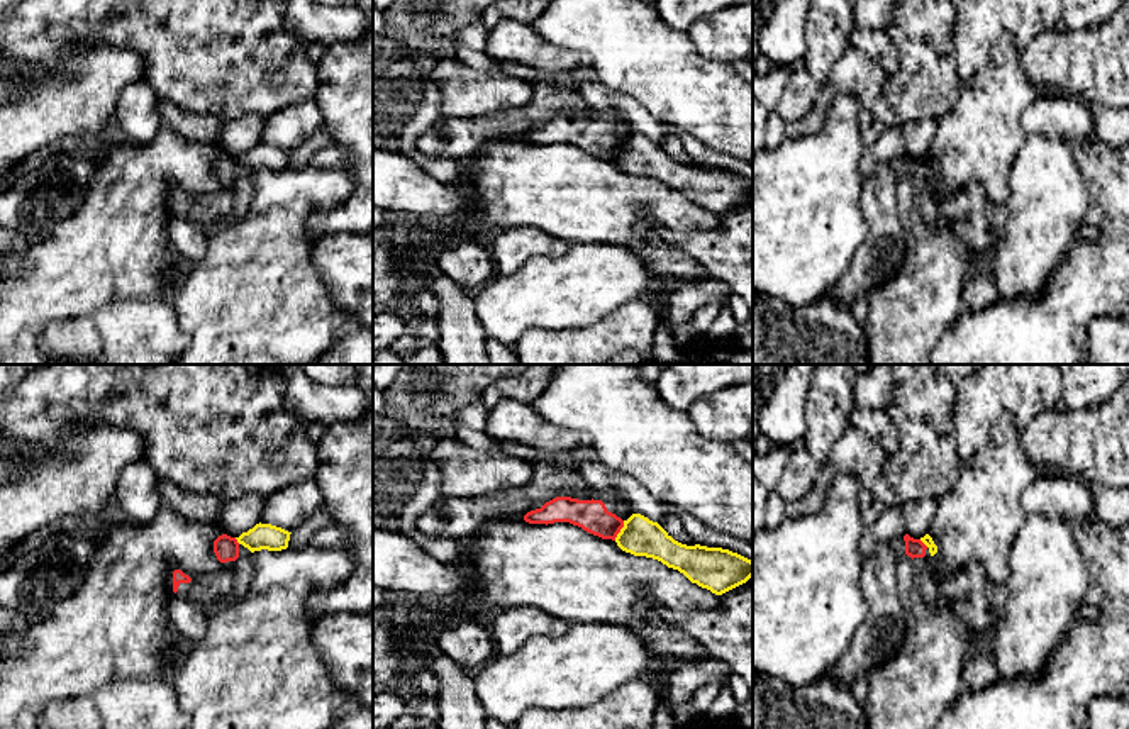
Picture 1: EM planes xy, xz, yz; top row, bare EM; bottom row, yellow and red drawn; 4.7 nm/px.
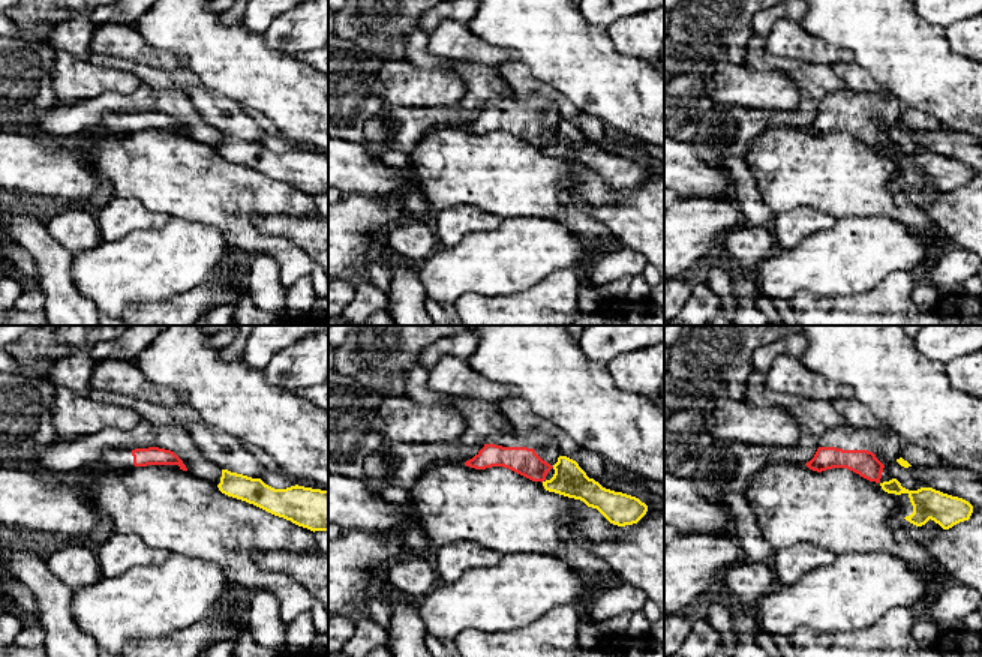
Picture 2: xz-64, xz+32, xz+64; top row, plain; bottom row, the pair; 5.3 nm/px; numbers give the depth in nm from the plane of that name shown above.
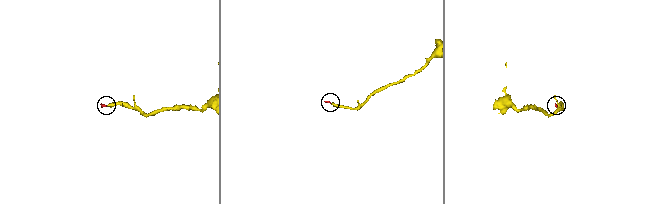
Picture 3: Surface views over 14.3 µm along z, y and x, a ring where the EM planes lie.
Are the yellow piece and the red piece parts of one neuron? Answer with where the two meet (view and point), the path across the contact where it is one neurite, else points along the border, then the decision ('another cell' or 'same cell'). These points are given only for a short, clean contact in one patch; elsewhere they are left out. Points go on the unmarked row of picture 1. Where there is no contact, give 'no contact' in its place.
xz (621, 151) | along xz (624, 141), (614, 160) | another cell

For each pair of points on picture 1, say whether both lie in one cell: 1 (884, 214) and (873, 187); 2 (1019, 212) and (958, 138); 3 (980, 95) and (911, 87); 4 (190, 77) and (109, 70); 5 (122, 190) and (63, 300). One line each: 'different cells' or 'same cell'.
1: same cell
2: different cells
3: different cells
4: different cells
5: same cell

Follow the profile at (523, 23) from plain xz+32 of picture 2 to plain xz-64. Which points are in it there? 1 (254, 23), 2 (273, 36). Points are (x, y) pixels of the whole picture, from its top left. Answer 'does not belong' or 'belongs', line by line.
1: does not belong
2: does not belong

